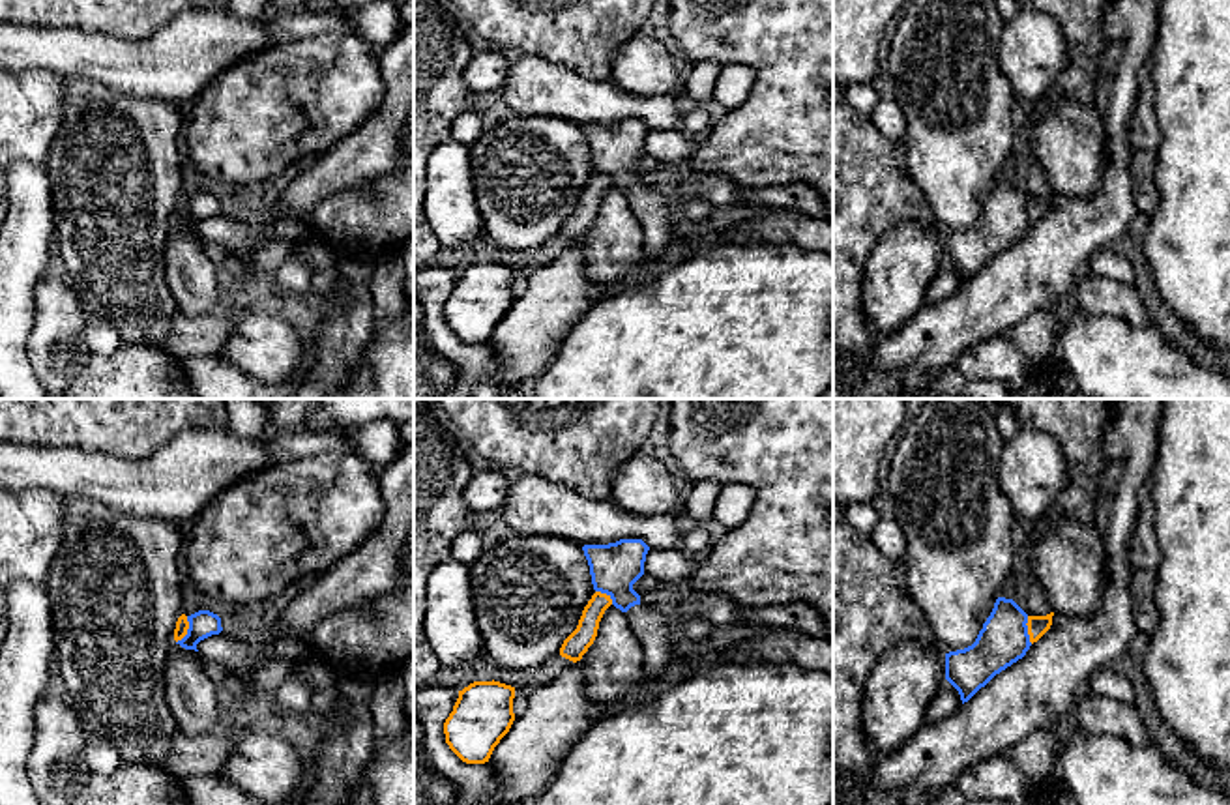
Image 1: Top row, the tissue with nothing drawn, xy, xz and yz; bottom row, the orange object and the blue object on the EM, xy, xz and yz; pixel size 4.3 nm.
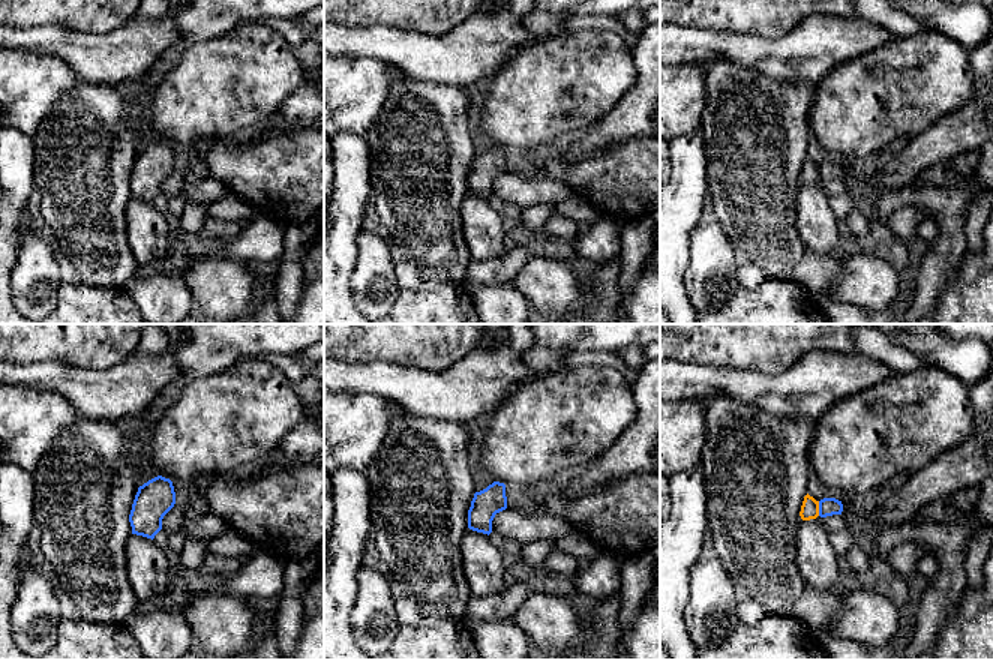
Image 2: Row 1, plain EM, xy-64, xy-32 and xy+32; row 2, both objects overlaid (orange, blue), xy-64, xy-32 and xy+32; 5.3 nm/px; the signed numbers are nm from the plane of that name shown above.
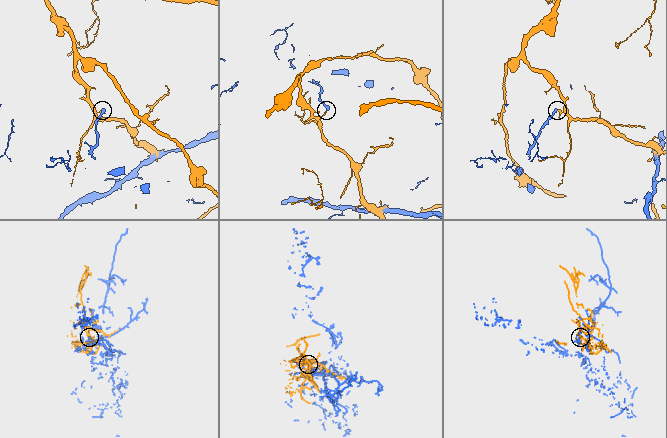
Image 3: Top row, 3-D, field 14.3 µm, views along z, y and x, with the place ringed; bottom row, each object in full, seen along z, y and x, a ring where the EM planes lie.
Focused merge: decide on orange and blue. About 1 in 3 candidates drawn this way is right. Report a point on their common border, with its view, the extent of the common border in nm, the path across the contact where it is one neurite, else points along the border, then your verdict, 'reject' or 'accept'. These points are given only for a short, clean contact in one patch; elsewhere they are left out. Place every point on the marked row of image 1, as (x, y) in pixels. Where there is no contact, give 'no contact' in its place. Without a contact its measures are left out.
contact xy (188, 628); length 130 nm; border xy (188, 616), (188, 631), (176, 643); reject

